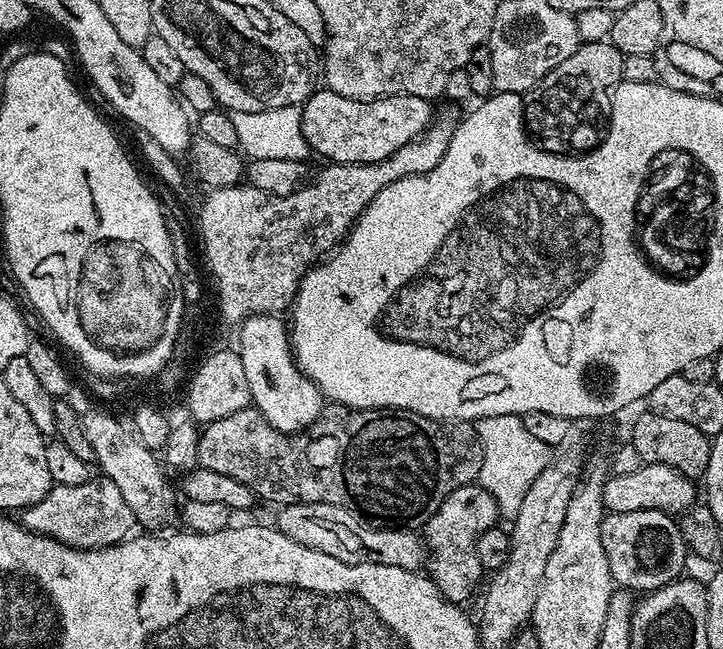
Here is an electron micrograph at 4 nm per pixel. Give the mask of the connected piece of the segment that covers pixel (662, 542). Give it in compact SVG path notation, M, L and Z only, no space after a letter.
M660 508L608 512L600 523L600 533L612 583L629 593L655 592L685 575L684 563L690 560L690 553L675 515Z

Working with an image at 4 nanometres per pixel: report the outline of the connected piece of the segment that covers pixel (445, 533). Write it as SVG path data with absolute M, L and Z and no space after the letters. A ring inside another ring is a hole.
M473 482L451 492L446 502L438 506L436 513L424 525L422 539L430 557L426 564L427 571L436 589L451 604L463 605L463 600L475 594L482 569L480 559L476 557L473 545L469 542L476 541L486 530L497 527L500 519L500 508L494 498L479 483ZM464 540L468 540L468 544Z

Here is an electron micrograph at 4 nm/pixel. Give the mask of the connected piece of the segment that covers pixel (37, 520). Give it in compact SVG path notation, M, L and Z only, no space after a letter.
M105 476L93 477L81 486L53 485L46 498L25 509L22 516L27 530L85 550L119 544L131 535L137 525L136 515L127 505L122 490Z

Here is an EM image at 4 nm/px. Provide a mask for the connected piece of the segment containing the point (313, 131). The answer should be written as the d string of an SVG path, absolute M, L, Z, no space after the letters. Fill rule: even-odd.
M324 86L313 91L304 101L300 121L309 149L315 155L317 152L318 155L325 156L325 161L333 164L373 164L388 160L390 154L402 150L406 142L410 142L415 136L420 136L428 128L433 115L433 105L417 96L380 96L376 100L355 100L331 92L327 86Z

